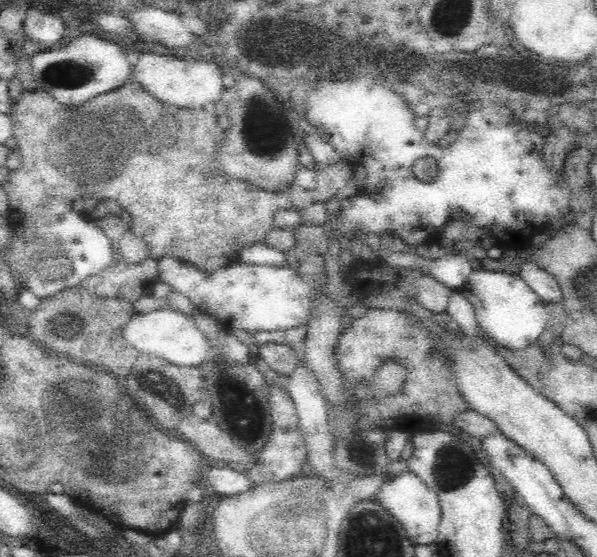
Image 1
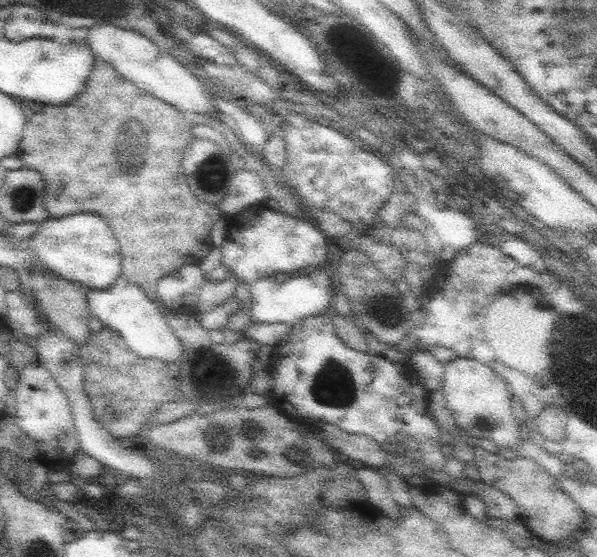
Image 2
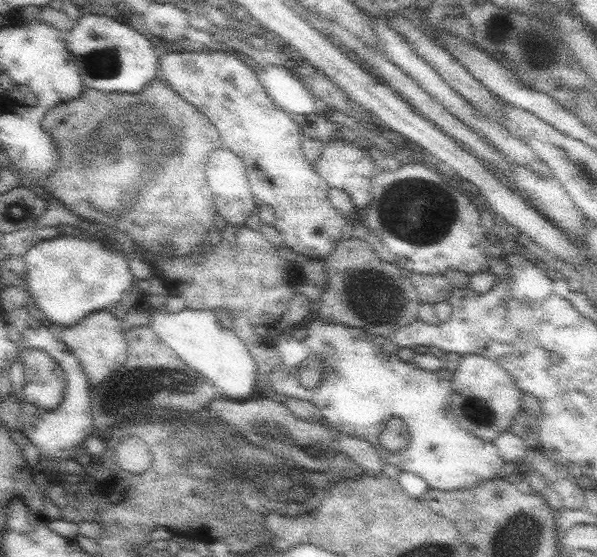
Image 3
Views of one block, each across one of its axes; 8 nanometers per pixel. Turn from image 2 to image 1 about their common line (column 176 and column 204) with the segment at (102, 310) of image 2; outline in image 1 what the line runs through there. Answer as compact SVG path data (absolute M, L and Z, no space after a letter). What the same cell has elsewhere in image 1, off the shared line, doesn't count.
M164 306L160 310L148 312L148 314L136 312L136 316L124 328L124 340L138 354L154 354L154 356L160 356L178 366L200 366L212 356L212 348L214 348L214 344L210 344L206 340L206 336L202 332L198 332L198 326L196 326L192 314L176 312L170 306Z

